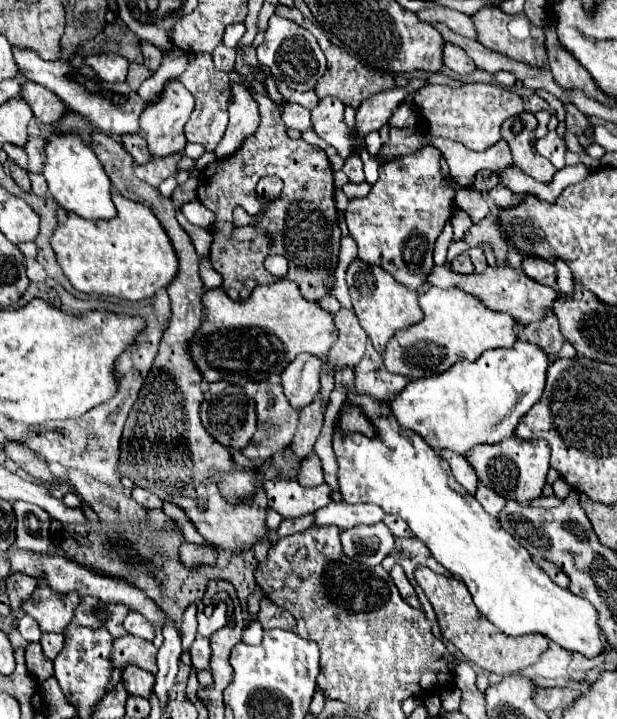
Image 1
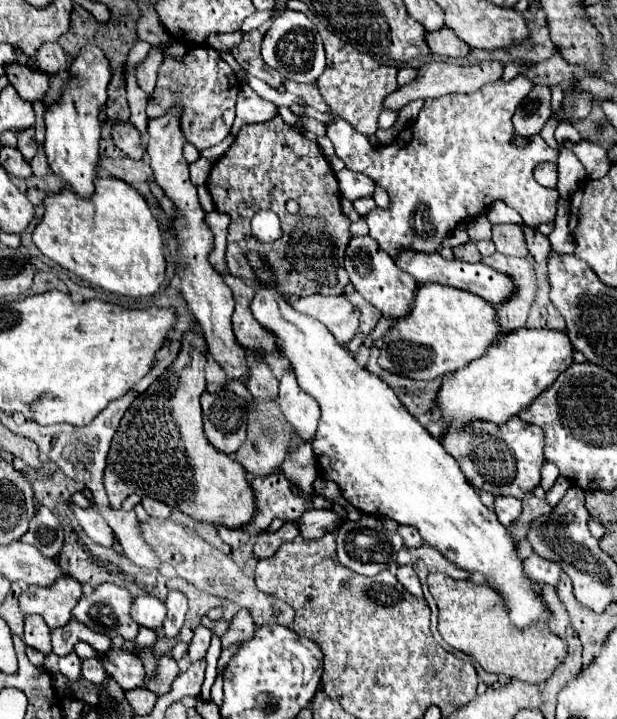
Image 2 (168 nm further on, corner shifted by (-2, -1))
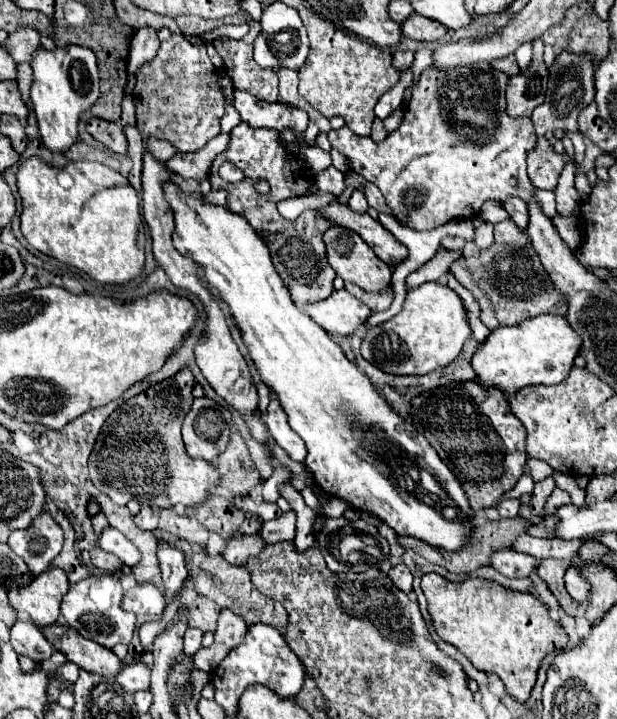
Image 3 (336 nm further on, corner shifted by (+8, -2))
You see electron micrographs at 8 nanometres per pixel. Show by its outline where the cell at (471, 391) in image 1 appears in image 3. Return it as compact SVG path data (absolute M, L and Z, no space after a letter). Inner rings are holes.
M542 314L518 326L498 326L482 344L478 344L470 360L476 372L474 382L482 388L498 388L506 396L516 394L526 386L560 384L568 378L580 342L580 336L568 326L564 316Z

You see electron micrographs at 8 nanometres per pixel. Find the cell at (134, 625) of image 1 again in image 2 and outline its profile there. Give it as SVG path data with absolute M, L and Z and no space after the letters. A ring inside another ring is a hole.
M138 595L130 611L132 619L148 629L160 629L166 619L166 603L152 595Z

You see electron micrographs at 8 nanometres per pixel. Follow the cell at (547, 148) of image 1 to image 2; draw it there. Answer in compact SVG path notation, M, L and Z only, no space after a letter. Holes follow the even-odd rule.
M518 75L512 81L498 79L494 83L486 83L474 93L452 93L436 99L426 99L418 119L402 129L398 139L390 145L372 145L366 135L358 133L344 119L330 123L328 137L336 147L336 155L346 163L346 167L370 175L390 195L388 211L374 209L366 215L370 237L376 239L382 249L388 249L392 257L396 257L396 249L402 249L404 245L408 245L410 249L420 249L424 253L434 253L446 239L448 231L454 229L454 225L484 215L496 201L504 201L506 205L516 209L528 225L552 223L556 217L559 193L555 188L543 187L537 183L532 171L542 161L556 161L558 153L548 147L542 137L530 137L528 145L520 149L512 145L512 139L516 135L512 116L522 97L530 89L532 81Z

